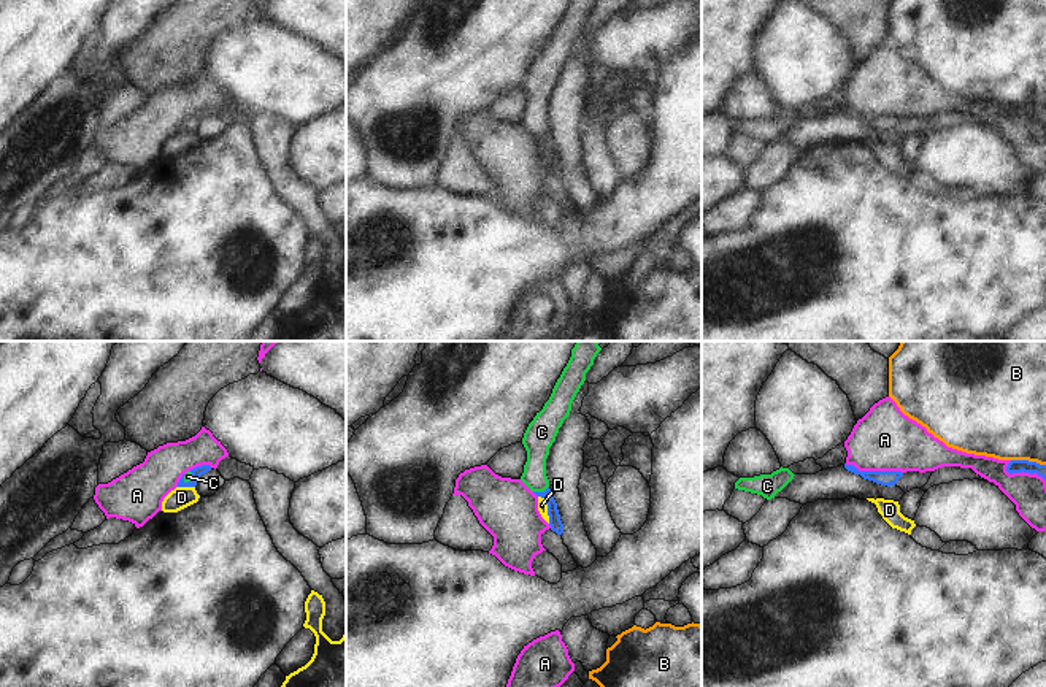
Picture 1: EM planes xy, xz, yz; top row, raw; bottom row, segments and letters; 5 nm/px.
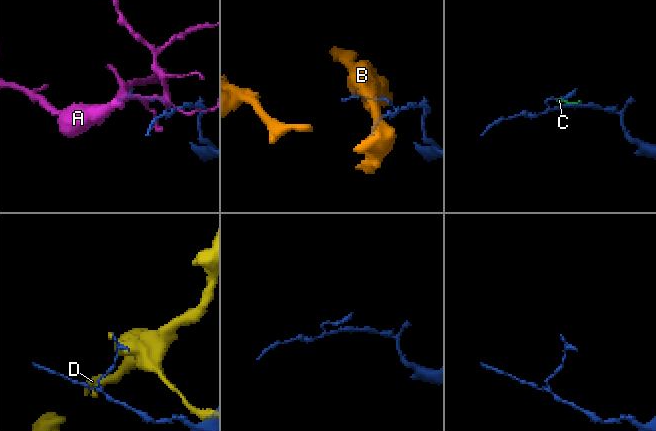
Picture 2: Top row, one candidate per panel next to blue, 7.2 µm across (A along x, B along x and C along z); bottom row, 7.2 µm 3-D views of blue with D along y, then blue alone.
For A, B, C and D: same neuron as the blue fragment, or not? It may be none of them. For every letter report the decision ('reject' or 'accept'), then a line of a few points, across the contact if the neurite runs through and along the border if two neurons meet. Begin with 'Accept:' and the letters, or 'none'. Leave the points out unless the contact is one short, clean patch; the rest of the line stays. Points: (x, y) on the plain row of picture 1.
Accept: C
A: reject
B: reject
C: accept | xz (556, 168), (551, 146), (540, 137), (537, 126), (537, 88)
D: reject | xz (538, 140), (546, 149), (549, 167)

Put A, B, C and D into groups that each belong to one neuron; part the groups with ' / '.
A / B / C / D

